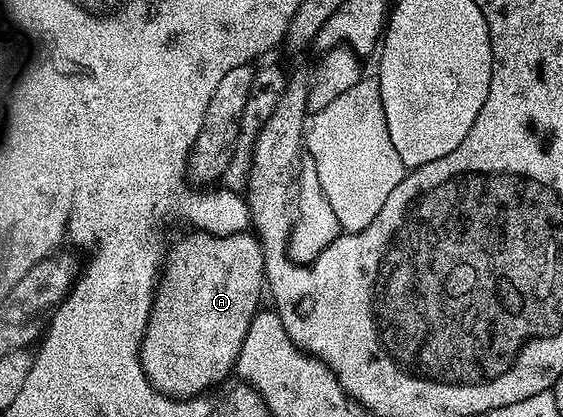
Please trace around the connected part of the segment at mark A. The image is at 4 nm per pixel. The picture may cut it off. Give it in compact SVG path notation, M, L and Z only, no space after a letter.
M191 233L176 247L176 256L167 260L166 266L160 276L160 286L156 292L156 300L152 305L152 316L148 322L148 331L144 334L143 345L140 347L140 364L150 381L150 385L158 393L162 393L168 399L177 401L182 399L195 399L203 396L210 387L216 387L229 374L235 372L236 362L242 349L242 341L246 341L246 333L252 324L252 318L256 316L261 306L260 294L265 294L266 280L264 278L264 254L260 248L261 240L252 233L238 235L205 235L203 233Z

